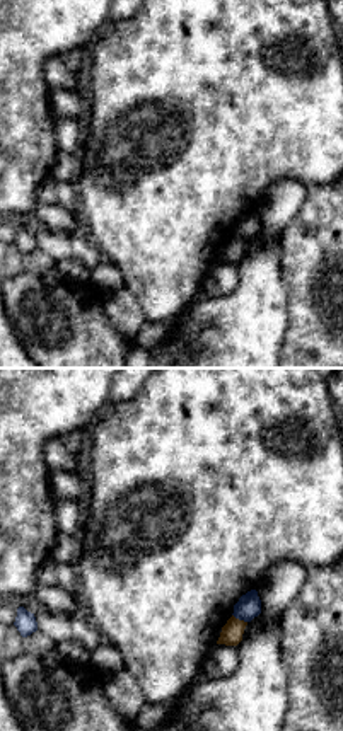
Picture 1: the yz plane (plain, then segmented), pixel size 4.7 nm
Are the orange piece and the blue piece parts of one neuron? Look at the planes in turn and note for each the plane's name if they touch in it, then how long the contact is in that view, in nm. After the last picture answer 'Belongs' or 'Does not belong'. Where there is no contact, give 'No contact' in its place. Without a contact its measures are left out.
Touches orange in yz. Shared border 80 nm

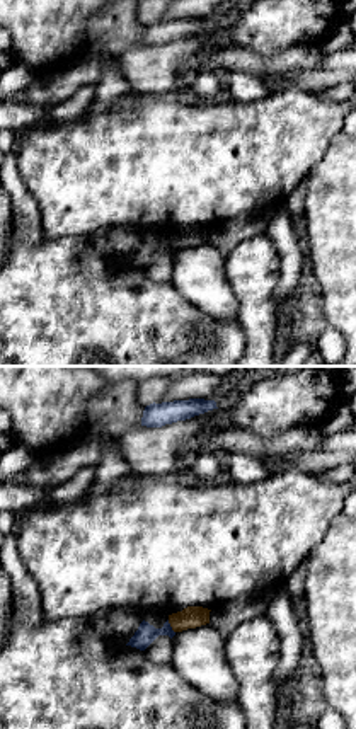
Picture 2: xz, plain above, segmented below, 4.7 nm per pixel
Touches orange in xz. Shared border 70 nm

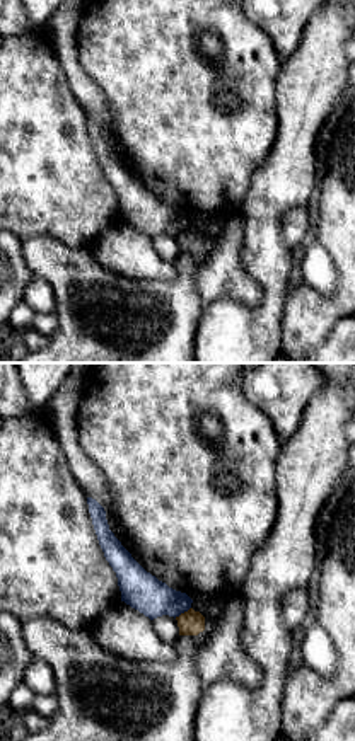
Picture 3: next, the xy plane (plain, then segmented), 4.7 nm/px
Touches orange in xy. Shared border 90 nm

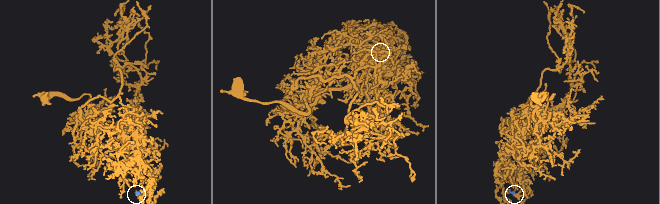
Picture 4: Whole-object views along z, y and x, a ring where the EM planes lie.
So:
Does not belong

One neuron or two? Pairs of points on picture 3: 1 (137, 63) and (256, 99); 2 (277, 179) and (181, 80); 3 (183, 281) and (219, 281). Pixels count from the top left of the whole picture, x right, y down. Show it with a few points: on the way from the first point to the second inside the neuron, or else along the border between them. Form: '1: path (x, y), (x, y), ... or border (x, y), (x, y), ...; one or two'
1: path (166, 92), (193, 120), (227, 120); one
2: border (277, 125), (272, 149), (243, 198); two
3: border (215, 247), (195, 271), (195, 288), (202, 305); two

